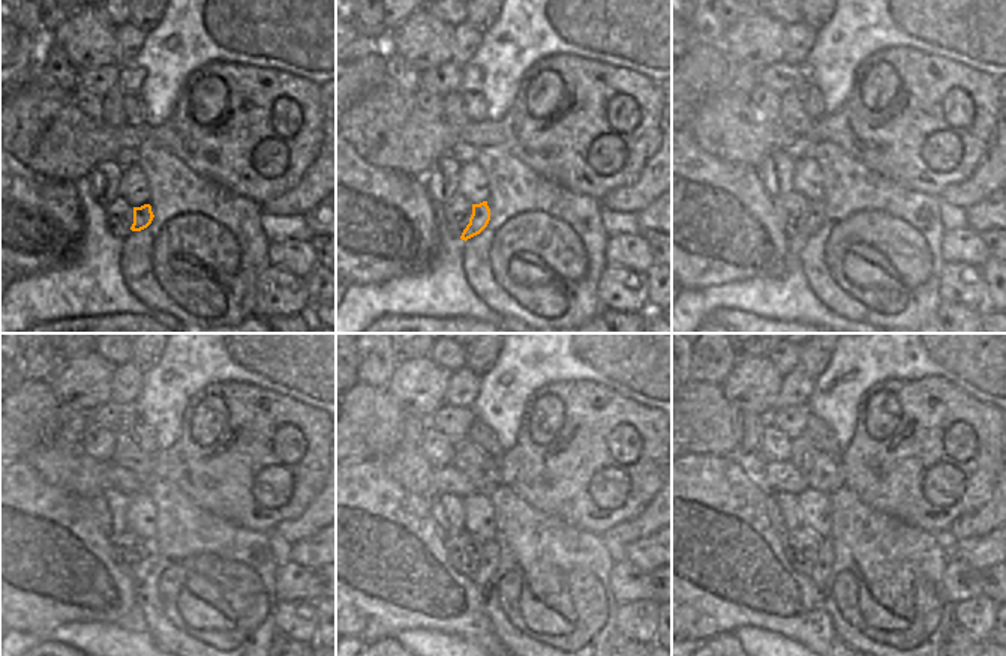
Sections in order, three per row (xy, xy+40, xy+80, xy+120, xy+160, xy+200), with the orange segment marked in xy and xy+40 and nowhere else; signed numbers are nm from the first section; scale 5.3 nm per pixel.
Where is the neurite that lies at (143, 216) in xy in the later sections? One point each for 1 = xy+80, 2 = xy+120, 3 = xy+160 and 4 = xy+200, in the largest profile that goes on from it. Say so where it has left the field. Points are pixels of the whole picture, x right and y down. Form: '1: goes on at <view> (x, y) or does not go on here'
1: goes on at xy+80 (814, 216)
2: goes on at xy+120 (149, 559)
3: goes on at xy+160 (483, 575)
4: goes on at xy+200 (823, 566)

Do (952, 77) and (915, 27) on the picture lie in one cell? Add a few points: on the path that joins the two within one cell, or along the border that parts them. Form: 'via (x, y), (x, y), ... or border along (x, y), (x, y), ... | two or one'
border along (901, 47), (934, 53), (961, 62), (969, 68) | two

